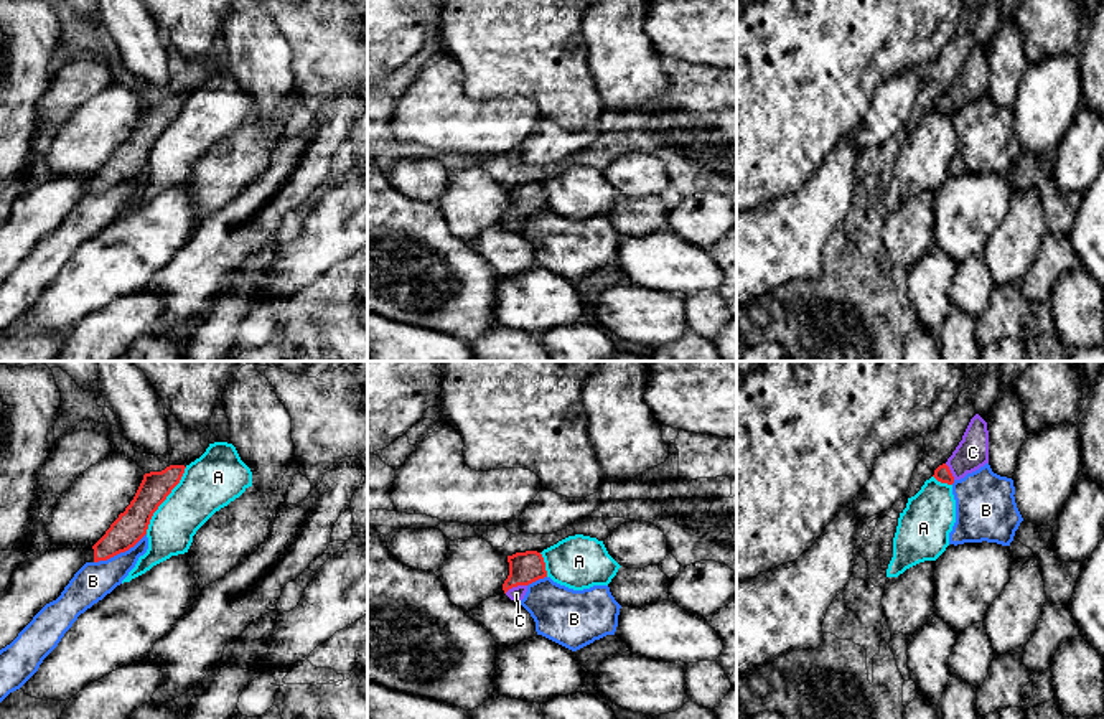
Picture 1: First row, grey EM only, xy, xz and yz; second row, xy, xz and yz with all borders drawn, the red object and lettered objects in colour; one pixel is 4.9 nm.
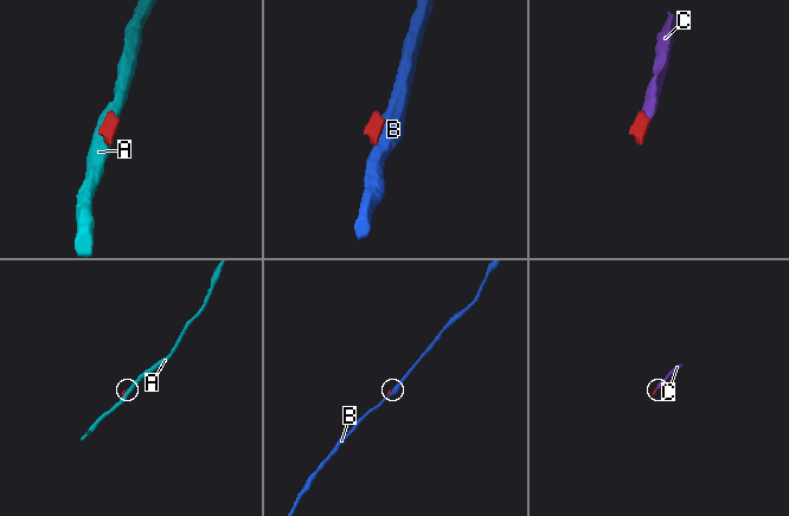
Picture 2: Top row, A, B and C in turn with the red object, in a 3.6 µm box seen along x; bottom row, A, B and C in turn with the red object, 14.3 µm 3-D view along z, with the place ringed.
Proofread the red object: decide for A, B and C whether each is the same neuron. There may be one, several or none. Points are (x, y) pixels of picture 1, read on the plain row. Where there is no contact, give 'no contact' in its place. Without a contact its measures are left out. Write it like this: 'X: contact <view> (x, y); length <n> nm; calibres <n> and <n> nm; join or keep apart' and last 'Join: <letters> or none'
A: contact xy (165, 129); length 380 nm; calibres 160 and 280 nm; keep apart
B: contact xy (119, 183); length 300 nm; calibres 160 and 180 nm; keep apart
C: contact xz (514, 216); length 120 nm; calibres 160 and 70 nm; join
Join: C

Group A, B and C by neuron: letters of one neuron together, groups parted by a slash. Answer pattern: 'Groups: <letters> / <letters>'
Groups: A / B / C

